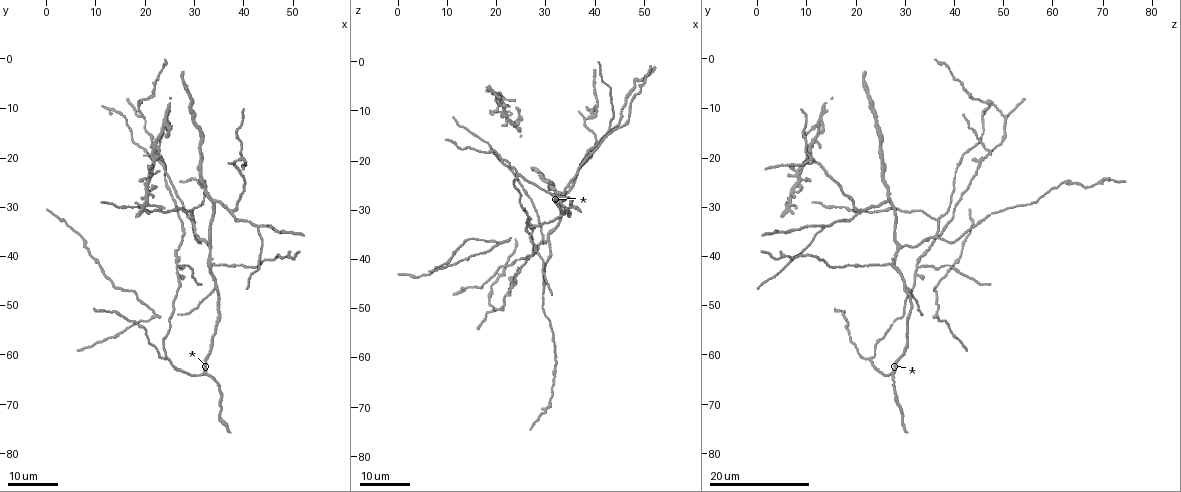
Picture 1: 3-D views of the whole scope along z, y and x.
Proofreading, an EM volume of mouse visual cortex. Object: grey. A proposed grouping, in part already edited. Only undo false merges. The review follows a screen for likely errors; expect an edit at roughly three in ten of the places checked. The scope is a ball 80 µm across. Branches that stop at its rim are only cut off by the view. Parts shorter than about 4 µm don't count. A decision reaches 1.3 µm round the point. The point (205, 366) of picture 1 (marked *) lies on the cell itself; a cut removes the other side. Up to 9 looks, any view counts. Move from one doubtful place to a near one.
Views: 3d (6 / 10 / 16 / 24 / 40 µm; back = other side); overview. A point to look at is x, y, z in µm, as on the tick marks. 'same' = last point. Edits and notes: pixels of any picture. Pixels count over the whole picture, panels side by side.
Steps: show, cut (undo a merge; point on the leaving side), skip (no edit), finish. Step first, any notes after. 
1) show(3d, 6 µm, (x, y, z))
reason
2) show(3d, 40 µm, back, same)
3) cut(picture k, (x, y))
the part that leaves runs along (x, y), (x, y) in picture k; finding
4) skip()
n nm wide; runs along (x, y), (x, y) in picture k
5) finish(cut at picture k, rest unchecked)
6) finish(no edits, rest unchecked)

show(3d, 16 µm, (43.0, 34.0, 13.5))
a fork

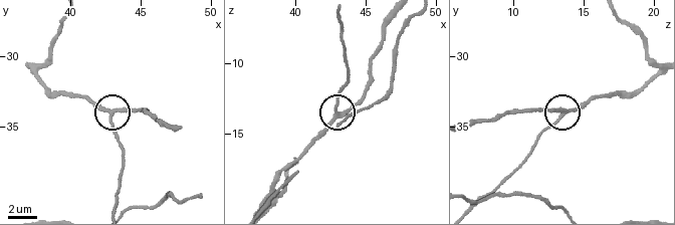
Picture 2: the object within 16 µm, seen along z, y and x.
show(3d, 6 µm, (43.0, 34.0, 13.4))

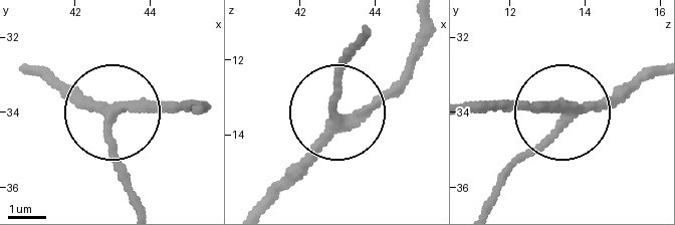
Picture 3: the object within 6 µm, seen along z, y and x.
skip()
3 arms; one cell here

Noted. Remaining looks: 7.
show(3d, 16 µm, (21.5, 19.0, 47.5))
three arms meet

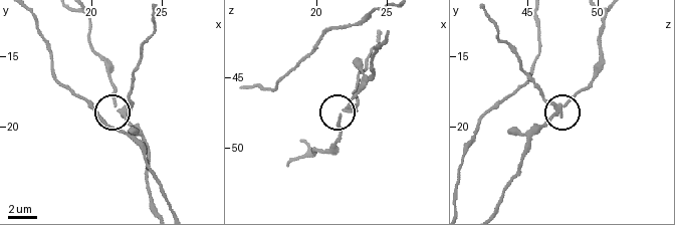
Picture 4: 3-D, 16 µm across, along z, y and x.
show(3d, 10 µm, (22.0, 18.8, 47.4))
zoom in

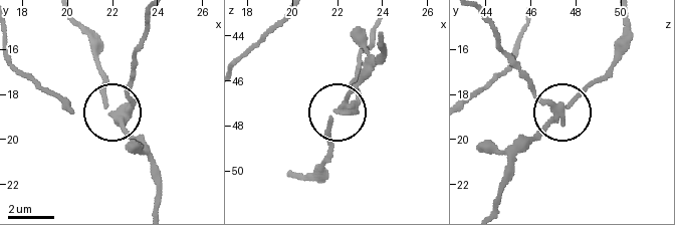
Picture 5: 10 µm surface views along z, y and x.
cut(picture 5, (126, 87))
260 nm wide; the part that leaves runs along (123, 117), (133, 100), (133, 55), (144, 20) in picture 5; a second cell is stuck on

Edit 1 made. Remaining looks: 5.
show(3d, 16 µm, (34.5, 46.0, 30.0))
a fork

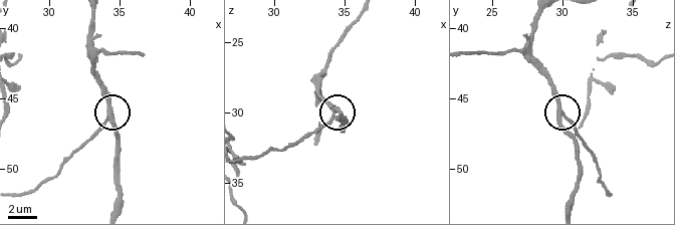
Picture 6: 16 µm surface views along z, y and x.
show(3d, 10 µm, (34.4, 46.2, 30.2))

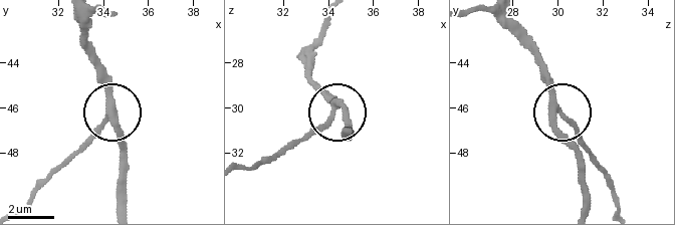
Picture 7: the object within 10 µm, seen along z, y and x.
skip()
side arm 52 µm; runs along (125, 204), (125, 141), (110, 118), (74, 151) in picture 7; continuous, no second cell

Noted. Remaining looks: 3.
show(3d, 24 µm, (37.5, 31.0, 20.0))
a fork

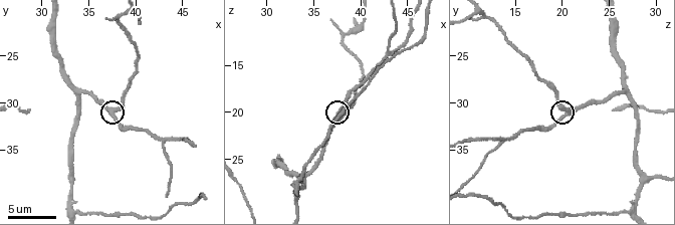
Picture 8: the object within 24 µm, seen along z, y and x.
show(3d, 6 µm, (37.6, 31.0, 20.4))

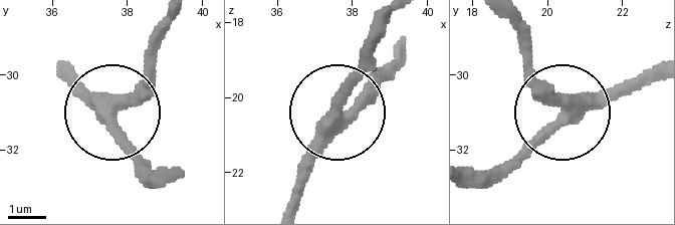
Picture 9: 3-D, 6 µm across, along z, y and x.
show(3d, 6 µm, back, (37.65, 31.05, 20.45))
from behind

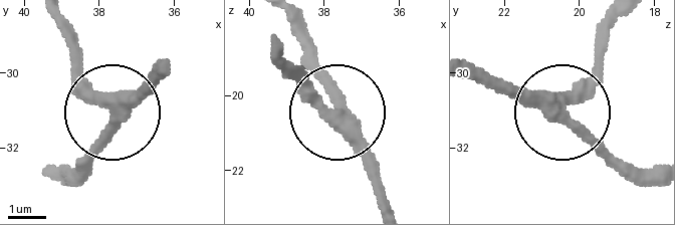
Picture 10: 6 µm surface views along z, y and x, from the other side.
skip()
side arm 29 µm; runs along (388, 204), (362, 137), (278, 54) in picture 10; all the same cell

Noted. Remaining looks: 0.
finish(cut at picture 5, rest unchecked)

